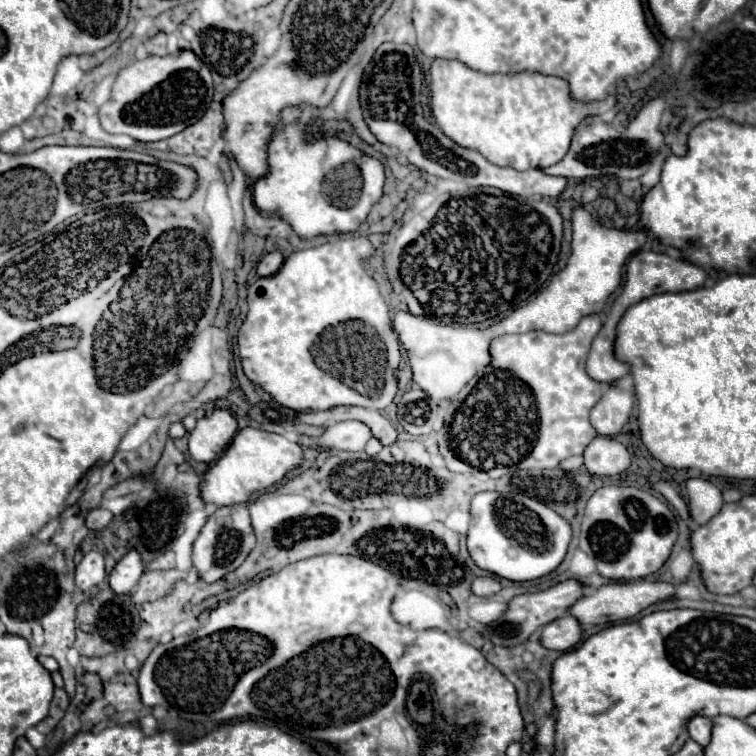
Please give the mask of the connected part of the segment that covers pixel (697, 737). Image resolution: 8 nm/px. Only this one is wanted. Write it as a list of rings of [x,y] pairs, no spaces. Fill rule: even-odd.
[[[693,716],[687,724],[689,728],[689,736],[699,744],[699,746],[707,746],[709,738],[711,738],[711,720],[705,716]]]

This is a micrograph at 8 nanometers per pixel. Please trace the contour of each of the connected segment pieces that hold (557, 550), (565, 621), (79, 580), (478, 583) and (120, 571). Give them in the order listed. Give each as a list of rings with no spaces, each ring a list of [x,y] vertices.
[[[479,492],[471,500],[467,550],[473,562],[507,580],[527,582],[551,574],[565,558],[571,524],[543,502],[517,492]]]
[[[563,616],[561,620],[549,622],[543,630],[541,630],[541,644],[549,650],[559,650],[565,652],[569,648],[573,648],[581,638],[581,628],[579,622],[573,616]]]
[[[89,552],[83,556],[83,560],[77,566],[75,572],[75,584],[81,590],[91,590],[95,586],[99,586],[105,580],[107,572],[105,572],[105,560],[101,552]]]
[[[475,578],[471,584],[471,592],[477,596],[491,596],[501,590],[501,584],[495,578]]]
[[[131,548],[131,550],[115,564],[115,568],[113,568],[111,574],[109,574],[111,590],[113,590],[115,594],[129,594],[129,590],[139,582],[143,570],[145,570],[145,564],[143,564],[141,554],[139,554],[135,548]]]

